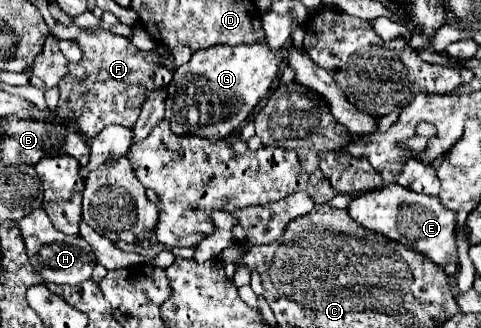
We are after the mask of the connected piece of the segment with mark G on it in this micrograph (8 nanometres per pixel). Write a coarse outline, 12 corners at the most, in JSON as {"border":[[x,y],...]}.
{"border":[[211,46],[175,70],[165,120],[217,142],[273,90],[281,52]]}

